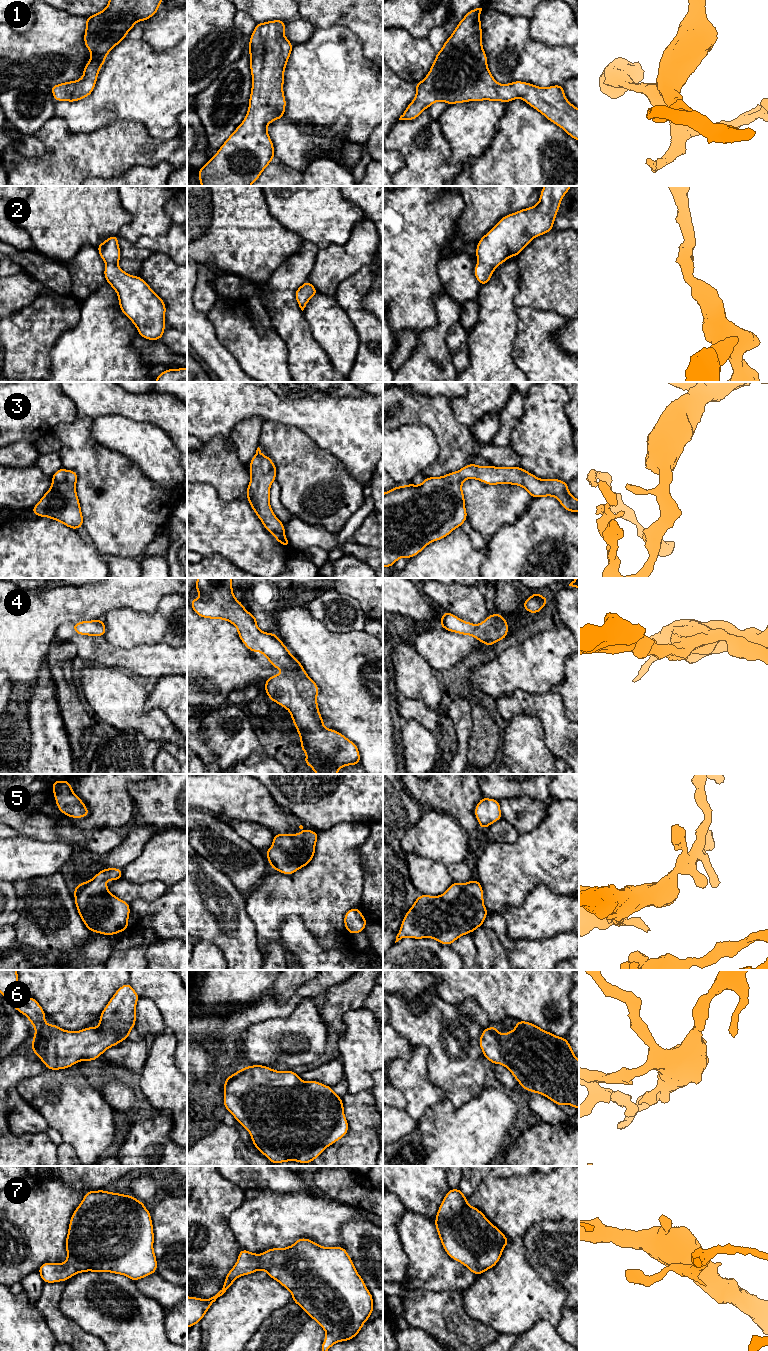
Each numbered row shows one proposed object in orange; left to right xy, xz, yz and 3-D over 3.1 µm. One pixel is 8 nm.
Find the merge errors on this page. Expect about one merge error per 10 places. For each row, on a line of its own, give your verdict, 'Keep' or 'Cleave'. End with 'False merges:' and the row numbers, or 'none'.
1: Keep
2: Keep
3: Keep
4: Keep
5: Keep
6: Keep
7: Keep
False merges: none

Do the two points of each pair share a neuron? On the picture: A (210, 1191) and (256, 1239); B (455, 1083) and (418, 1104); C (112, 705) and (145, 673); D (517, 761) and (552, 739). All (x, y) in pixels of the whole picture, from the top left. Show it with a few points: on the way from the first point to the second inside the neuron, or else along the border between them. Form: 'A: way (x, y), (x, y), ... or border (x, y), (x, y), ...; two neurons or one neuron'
A: border (245, 1193), (243, 1202), (228, 1220), (234, 1236); two neurons
B: border (428, 1071), (428, 1079), (443, 1092), (445, 1098); two neurons
C: border (117, 669), (123, 669), (143, 682); two neurons
D: border (540, 720), (543, 726), (544, 743), (556, 757); two neurons

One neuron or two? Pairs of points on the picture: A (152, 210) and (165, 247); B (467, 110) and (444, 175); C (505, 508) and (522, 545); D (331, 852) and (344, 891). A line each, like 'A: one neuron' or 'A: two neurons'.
A: two neurons
B: two neurons
C: two neurons
D: one neuron

